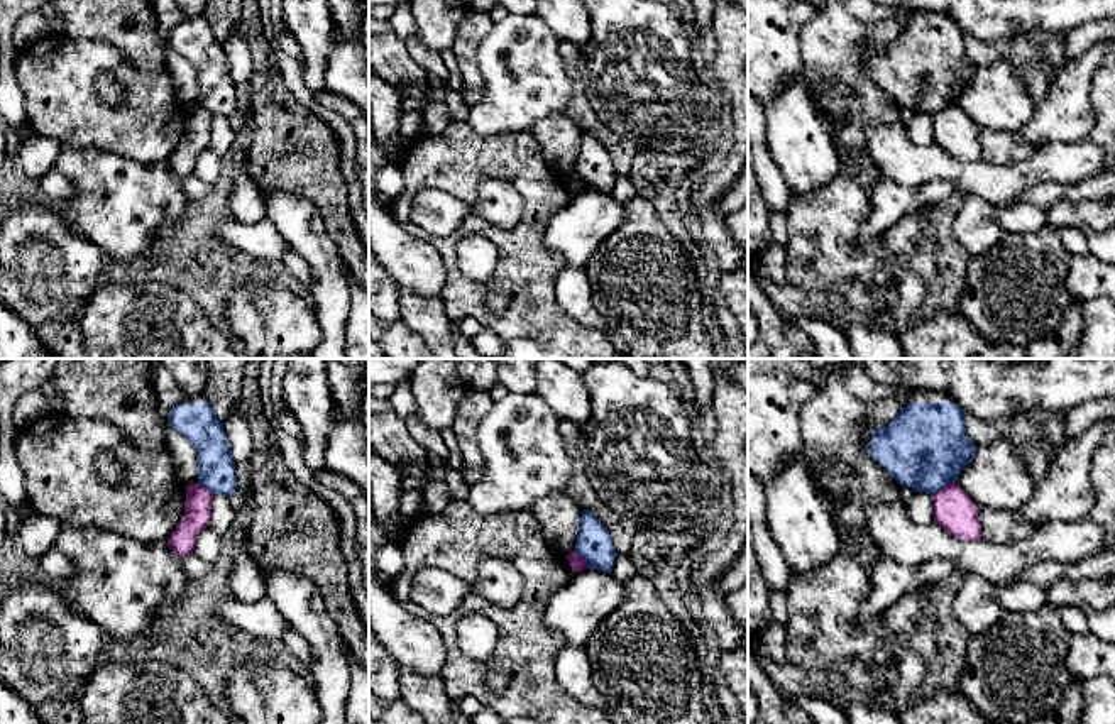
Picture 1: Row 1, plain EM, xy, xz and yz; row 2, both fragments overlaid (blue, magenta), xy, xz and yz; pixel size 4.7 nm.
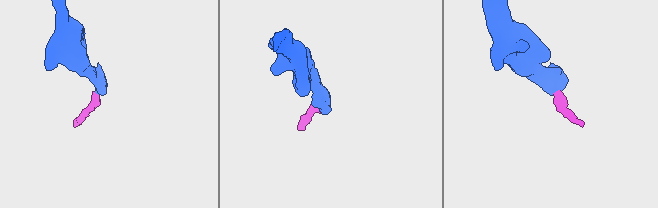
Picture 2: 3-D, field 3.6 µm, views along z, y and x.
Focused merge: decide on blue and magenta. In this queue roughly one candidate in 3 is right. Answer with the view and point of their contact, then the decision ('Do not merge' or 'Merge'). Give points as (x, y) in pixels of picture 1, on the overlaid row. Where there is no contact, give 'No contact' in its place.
Touches blue at yz (943, 488). Do not merge

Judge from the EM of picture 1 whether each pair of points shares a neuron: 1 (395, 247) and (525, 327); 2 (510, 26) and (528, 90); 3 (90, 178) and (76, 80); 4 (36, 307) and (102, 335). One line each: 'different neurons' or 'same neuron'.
1: different neurons
2: same neuron
3: different neurons
4: different neurons

